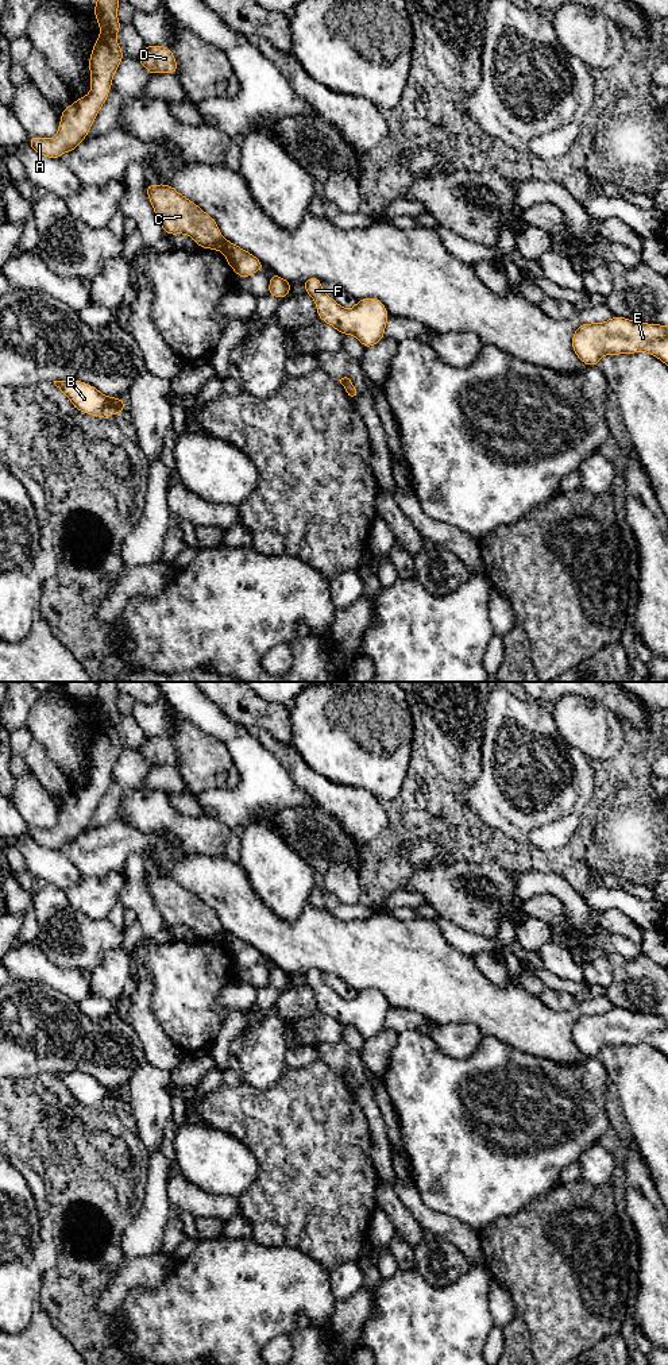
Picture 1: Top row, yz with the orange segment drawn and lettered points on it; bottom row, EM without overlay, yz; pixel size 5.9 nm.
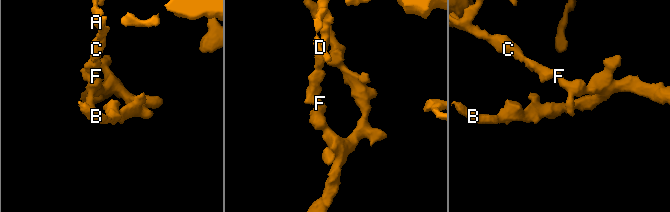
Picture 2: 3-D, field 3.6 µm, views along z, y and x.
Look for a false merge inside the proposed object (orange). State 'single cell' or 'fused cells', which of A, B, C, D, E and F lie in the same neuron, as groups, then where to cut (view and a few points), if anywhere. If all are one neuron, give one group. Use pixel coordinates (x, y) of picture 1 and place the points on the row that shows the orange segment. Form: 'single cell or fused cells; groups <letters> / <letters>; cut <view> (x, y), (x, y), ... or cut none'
fused cells; groups A C D / B E F; cut yz (227, 241), (221, 249)

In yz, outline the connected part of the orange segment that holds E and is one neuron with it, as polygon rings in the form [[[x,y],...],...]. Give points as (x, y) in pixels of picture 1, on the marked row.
[[[613,316],[605,323],[580,324],[572,350],[586,366],[598,366],[603,355],[646,352],[668,366],[668,325]]]

